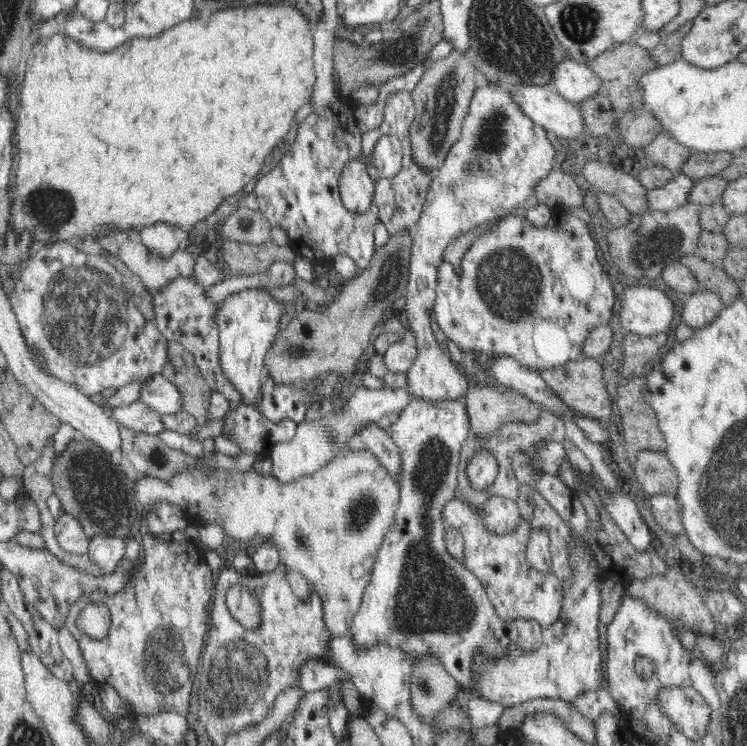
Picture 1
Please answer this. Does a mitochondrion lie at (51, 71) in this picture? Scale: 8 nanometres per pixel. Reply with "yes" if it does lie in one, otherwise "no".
no

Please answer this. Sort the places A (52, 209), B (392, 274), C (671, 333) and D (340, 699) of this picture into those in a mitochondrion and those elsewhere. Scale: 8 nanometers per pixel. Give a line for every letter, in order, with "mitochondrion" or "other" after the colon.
A: mitochondrion
B: mitochondrion
C: other
D: other

